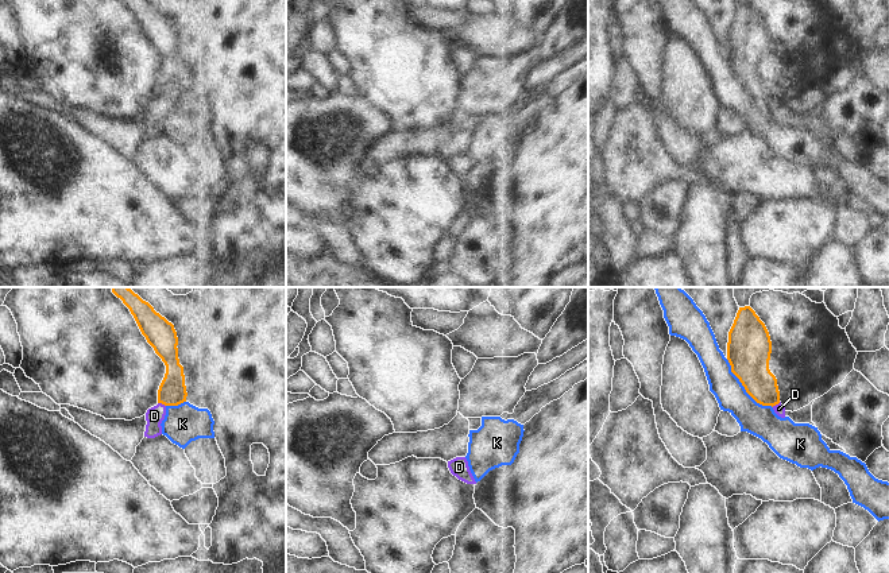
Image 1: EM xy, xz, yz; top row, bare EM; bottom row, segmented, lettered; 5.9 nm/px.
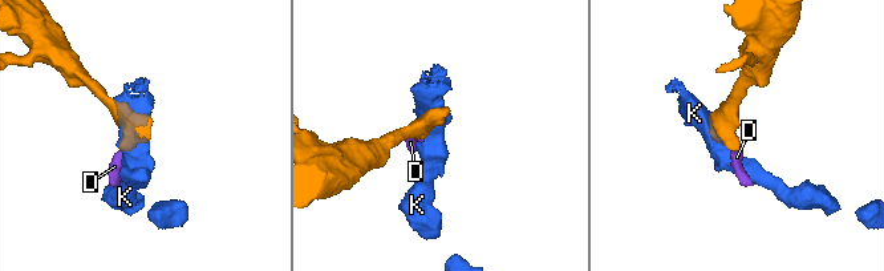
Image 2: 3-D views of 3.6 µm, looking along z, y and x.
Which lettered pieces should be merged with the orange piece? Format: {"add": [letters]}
{"add": ["D"]}

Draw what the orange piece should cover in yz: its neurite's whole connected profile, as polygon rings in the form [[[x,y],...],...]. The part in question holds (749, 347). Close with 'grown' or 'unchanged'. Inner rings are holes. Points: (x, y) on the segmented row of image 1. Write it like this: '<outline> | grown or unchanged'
[[[750,306],[739,307],[728,332],[727,360],[731,365],[731,372],[757,403],[772,406],[778,417],[785,418],[785,407],[780,402],[777,379],[769,369],[770,353],[772,341],[765,324]]] | grown

